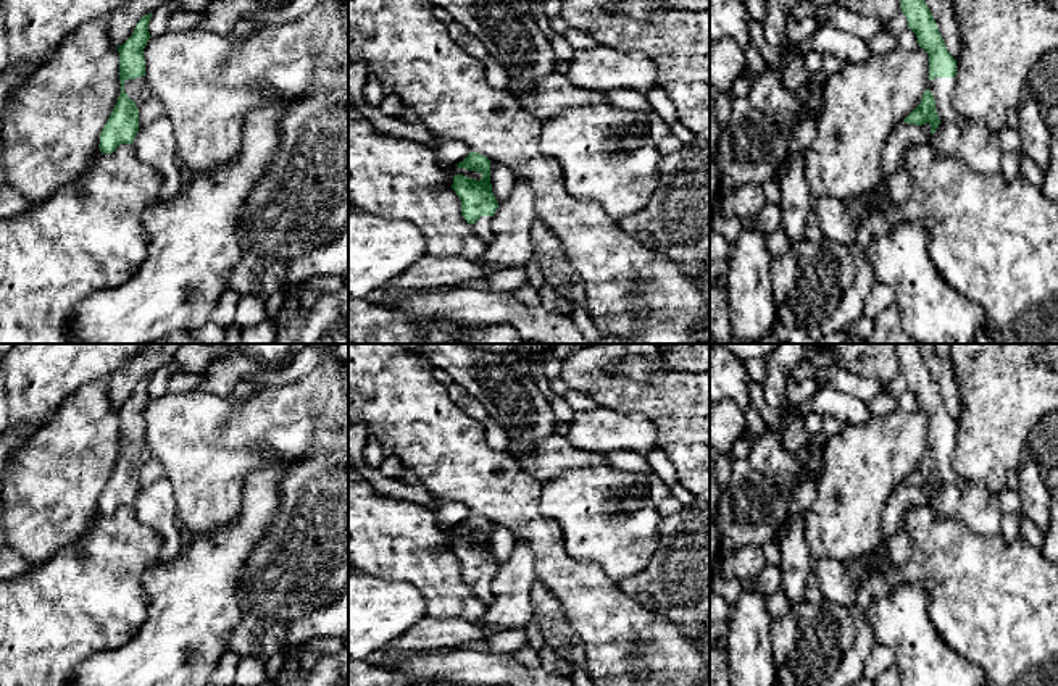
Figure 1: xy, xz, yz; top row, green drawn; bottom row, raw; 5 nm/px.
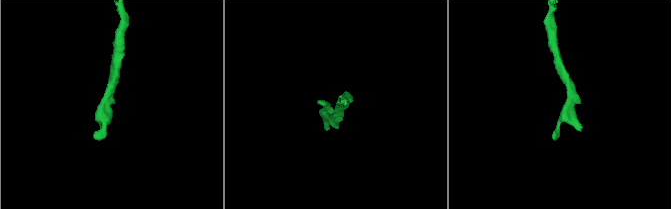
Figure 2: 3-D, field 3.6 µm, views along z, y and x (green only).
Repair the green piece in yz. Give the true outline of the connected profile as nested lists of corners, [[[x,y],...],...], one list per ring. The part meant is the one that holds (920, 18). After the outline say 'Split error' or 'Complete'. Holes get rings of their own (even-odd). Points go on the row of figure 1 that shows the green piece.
[[[900,0],[900,6],[908,19],[908,27],[918,37],[919,47],[929,53],[929,89],[903,123],[916,126],[929,123],[931,134],[934,134],[940,123],[955,123],[958,119],[952,103],[952,92],[956,84],[956,60],[947,50],[924,0]]]. Split error

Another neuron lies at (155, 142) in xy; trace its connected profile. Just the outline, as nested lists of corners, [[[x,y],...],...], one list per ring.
[[[160,118],[155,123],[139,126],[132,145],[137,155],[160,173],[163,181],[160,199],[173,200],[182,187],[182,176],[171,121]]]

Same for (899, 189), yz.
[[[902,163],[897,171],[885,181],[885,192],[876,202],[871,200],[873,190],[861,195],[850,197],[843,200],[845,208],[850,211],[853,220],[860,223],[869,215],[884,213],[890,207],[905,203],[911,195],[911,176],[906,166]]]

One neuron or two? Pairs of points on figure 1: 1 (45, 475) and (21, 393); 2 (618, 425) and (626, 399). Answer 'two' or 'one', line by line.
1: two
2: two

